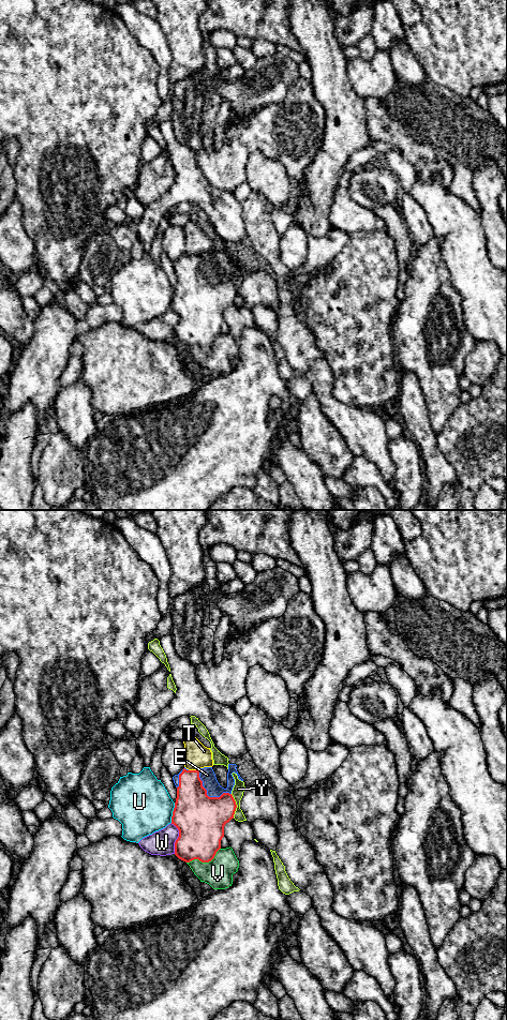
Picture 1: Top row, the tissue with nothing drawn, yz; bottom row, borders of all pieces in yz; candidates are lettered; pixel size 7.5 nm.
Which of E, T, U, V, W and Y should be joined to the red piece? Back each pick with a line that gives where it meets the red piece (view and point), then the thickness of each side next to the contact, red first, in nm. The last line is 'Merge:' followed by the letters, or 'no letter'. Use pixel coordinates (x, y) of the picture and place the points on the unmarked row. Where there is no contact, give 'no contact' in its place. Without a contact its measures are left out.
E: contact yz (206, 280); calibres 360 and 120 nm
Merge: E

